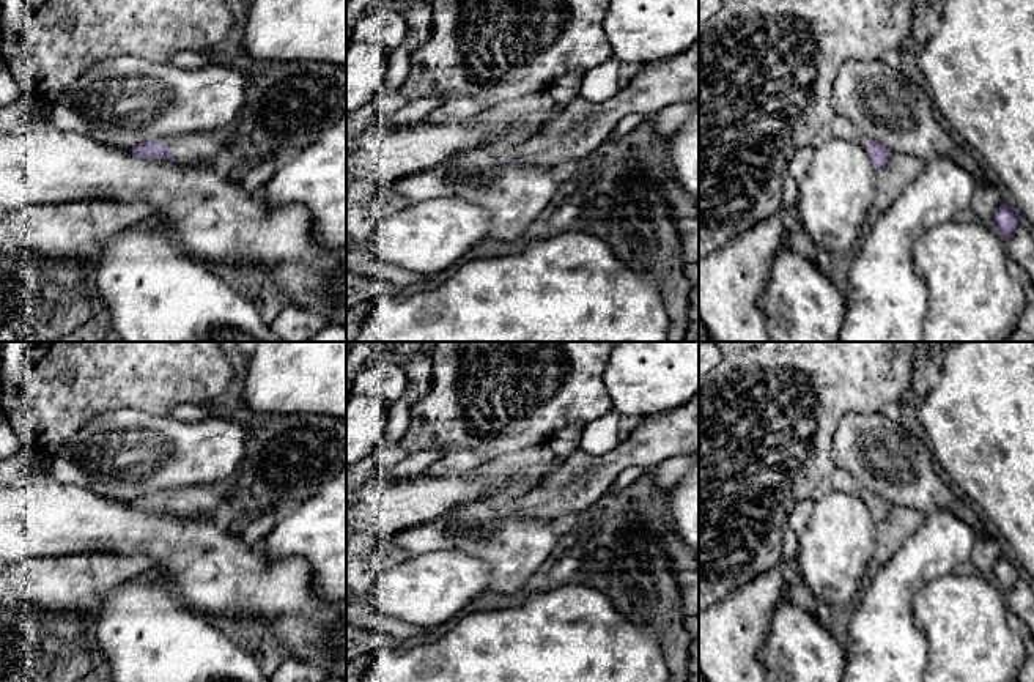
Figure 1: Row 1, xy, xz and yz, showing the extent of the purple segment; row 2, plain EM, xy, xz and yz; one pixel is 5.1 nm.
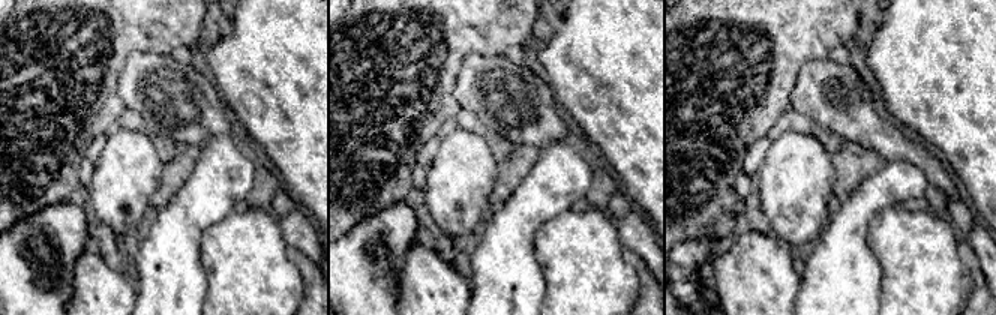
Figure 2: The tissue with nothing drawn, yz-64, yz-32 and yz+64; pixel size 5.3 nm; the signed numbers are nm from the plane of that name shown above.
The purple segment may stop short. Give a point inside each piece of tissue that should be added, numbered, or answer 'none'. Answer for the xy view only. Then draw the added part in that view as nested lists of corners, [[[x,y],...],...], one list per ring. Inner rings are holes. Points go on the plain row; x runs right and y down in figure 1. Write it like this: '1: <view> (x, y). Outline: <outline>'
1: xy (205, 500). Outline: [[[203,484],[192,487],[172,488],[165,491],[156,491],[159,499],[167,499],[175,513],[194,515],[201,513],[212,517],[214,512],[225,502],[228,502],[230,493],[219,493],[216,484]]]

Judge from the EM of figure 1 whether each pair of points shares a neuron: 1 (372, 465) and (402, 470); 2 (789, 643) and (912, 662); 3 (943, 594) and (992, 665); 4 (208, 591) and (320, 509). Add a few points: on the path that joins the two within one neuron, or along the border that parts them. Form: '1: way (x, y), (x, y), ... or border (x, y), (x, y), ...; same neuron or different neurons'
1: border (408, 455), (387, 470); different neurons
2: border (844, 648), (845, 665); different neurons
3: way (954, 611), (963, 621), (967, 633), (981, 648); same neuron
4: border (258, 548), (269, 558), (298, 558); different neurons

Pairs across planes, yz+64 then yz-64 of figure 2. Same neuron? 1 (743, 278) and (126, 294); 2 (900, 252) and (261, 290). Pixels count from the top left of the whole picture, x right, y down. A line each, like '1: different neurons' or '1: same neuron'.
1: same neuron
2: same neuron

